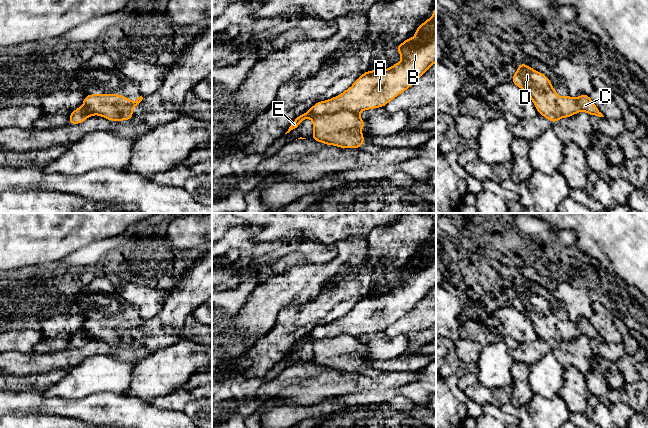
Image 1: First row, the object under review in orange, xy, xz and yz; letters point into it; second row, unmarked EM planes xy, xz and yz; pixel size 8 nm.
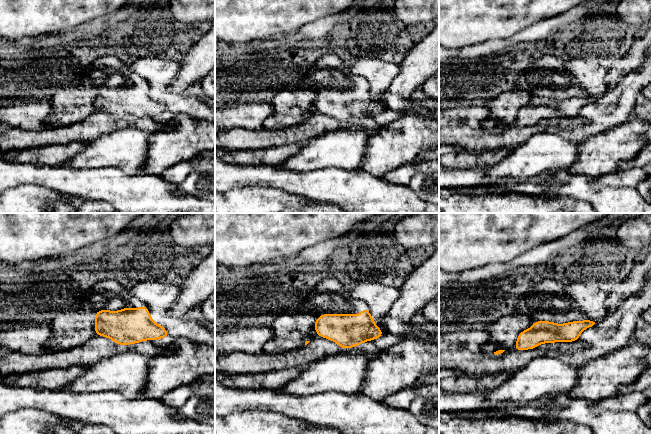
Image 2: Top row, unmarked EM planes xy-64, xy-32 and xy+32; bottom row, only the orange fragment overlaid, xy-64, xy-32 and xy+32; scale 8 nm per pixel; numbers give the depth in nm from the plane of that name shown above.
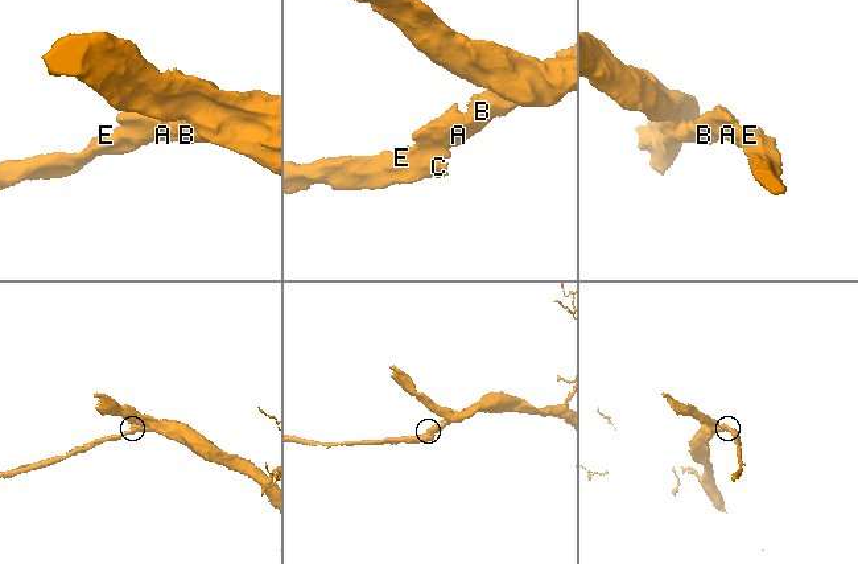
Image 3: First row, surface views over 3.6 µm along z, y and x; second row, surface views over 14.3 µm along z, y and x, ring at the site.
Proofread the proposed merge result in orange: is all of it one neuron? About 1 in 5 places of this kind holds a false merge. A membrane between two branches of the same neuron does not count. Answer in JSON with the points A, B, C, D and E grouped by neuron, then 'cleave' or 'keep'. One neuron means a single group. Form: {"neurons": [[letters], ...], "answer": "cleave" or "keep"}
{"neurons": [["A", "B", "D"], ["C", "E"]], "answer": "cleave"}

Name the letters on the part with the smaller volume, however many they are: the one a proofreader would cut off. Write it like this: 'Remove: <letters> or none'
Remove: C, E

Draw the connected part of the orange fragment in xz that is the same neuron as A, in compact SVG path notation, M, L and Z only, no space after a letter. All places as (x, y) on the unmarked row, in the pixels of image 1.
M436 229L434 239L418 250L415 262L408 261L403 268L398 268L398 277L402 285L385 294L371 294L363 297L354 308L337 321L317 326L308 335L310 339L335 338L343 334L361 336L368 333L385 331L388 326L411 311L436 286Z

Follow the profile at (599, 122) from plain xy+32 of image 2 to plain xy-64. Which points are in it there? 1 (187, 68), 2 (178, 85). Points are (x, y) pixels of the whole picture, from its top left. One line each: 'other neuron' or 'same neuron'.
1: same neuron
2: same neuron

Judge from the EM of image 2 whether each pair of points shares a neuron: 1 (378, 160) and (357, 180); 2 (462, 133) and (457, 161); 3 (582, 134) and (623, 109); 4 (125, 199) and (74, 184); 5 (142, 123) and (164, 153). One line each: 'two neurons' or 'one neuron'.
1: two neurons
2: two neurons
3: one neuron
4: one neuron
5: two neurons

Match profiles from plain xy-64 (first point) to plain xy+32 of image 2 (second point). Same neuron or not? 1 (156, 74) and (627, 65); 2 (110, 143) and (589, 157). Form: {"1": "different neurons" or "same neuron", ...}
{"1": "different neurons", "2": "different neurons"}

